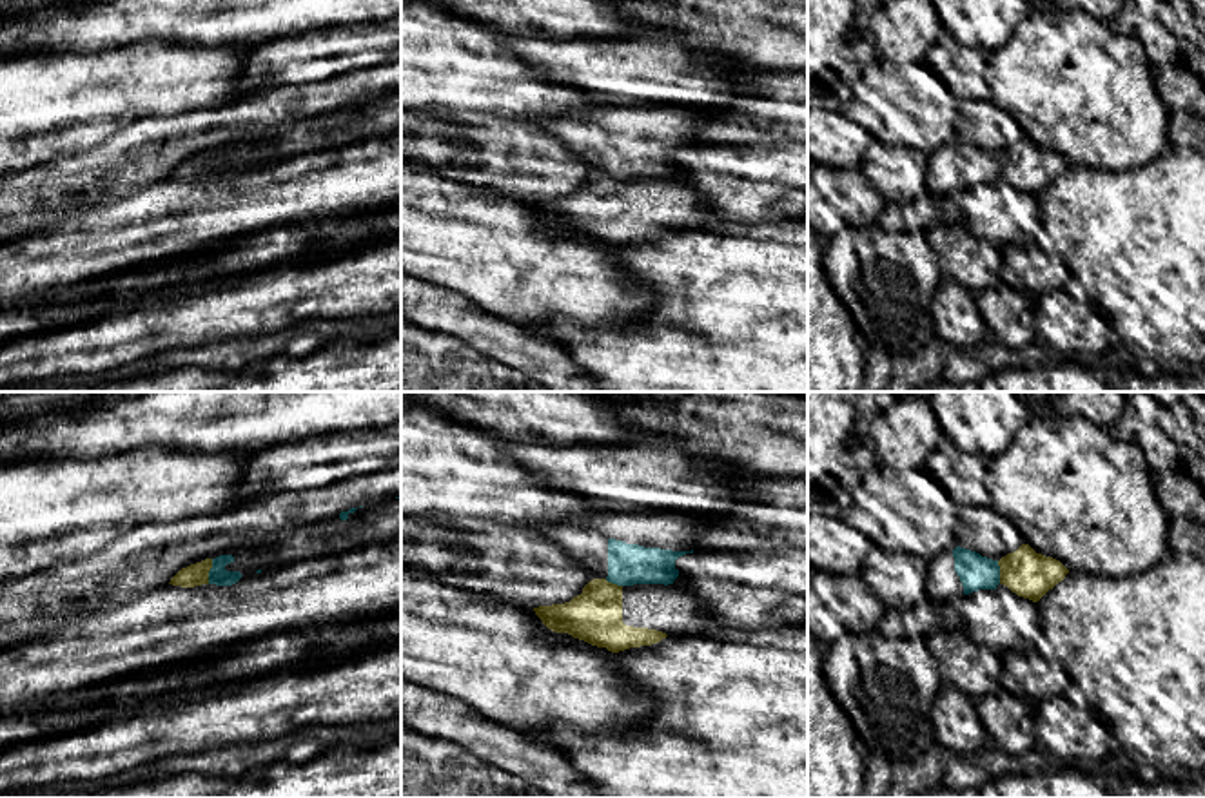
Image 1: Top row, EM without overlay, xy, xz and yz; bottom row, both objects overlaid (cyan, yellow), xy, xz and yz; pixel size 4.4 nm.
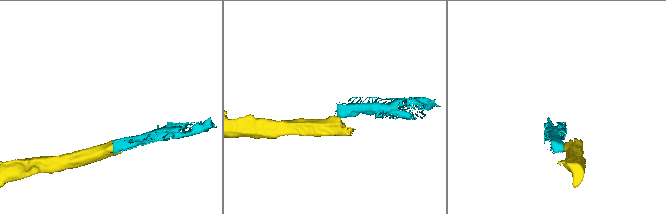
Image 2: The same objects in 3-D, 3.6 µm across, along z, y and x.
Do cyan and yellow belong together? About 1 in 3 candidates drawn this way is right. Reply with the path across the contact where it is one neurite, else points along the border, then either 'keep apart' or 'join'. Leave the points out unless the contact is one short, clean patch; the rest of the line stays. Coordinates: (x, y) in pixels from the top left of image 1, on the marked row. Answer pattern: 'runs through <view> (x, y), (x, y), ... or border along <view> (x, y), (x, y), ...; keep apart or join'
border along xy (213, 559), (207, 583); keep apart

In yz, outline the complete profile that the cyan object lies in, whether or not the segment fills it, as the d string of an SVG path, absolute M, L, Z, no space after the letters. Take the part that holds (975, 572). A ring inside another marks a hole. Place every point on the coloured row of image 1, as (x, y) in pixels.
M960 546L933 559L926 575L927 598L940 604L978 589L996 589L998 584L998 560Z

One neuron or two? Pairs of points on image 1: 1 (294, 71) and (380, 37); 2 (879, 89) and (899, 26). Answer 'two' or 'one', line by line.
1: one
2: two

